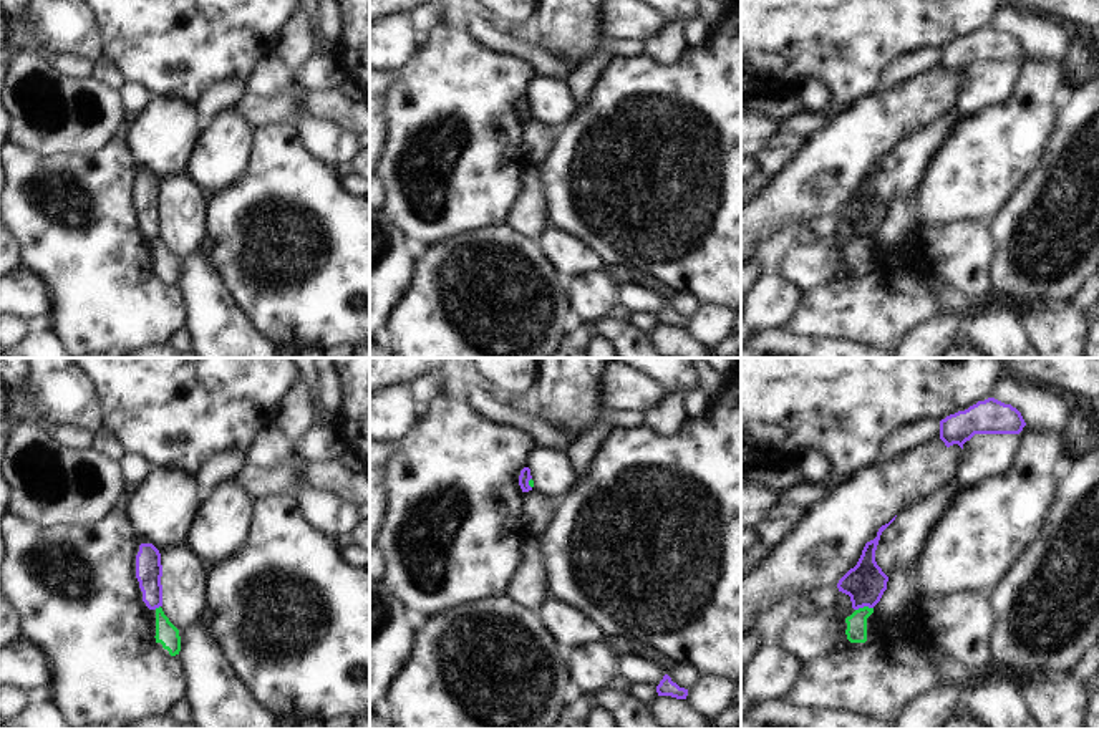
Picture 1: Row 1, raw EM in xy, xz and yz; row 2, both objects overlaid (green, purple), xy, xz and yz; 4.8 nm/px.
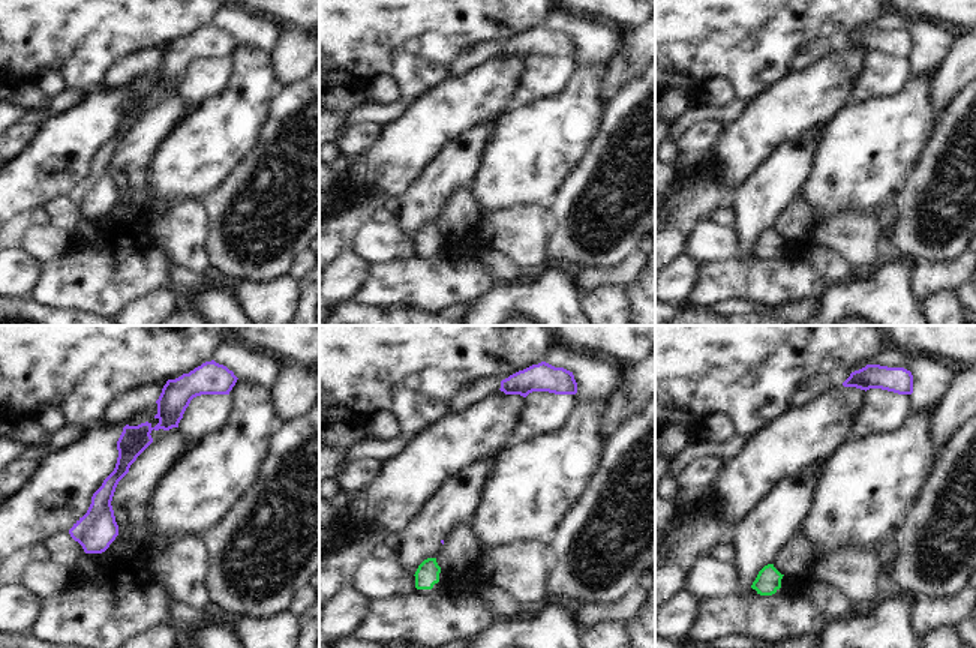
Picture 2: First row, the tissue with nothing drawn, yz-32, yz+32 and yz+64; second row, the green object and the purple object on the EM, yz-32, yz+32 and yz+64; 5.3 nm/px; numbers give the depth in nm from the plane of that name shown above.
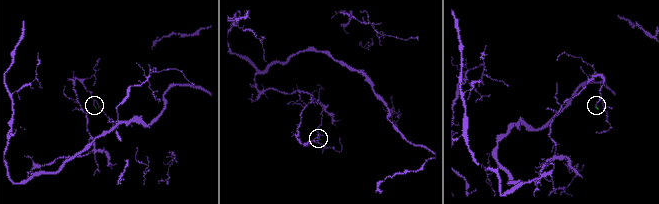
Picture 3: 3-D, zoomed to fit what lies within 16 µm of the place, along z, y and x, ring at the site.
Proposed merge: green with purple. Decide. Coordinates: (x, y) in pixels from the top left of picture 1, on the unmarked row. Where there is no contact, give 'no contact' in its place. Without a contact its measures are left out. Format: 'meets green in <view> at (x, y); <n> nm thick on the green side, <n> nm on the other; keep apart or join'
meets green in yz at (864, 236); 100 nm thick on the green side, 190 nm on the other; keep apart

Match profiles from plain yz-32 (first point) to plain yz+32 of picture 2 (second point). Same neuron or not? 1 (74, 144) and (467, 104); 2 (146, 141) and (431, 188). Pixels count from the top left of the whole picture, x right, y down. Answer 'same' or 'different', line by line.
1: same
2: same

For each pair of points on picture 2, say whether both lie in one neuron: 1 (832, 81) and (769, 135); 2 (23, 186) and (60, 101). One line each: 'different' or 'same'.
1: same
2: different

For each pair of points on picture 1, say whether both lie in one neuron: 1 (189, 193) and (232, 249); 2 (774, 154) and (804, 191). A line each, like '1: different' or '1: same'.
1: different
2: different

